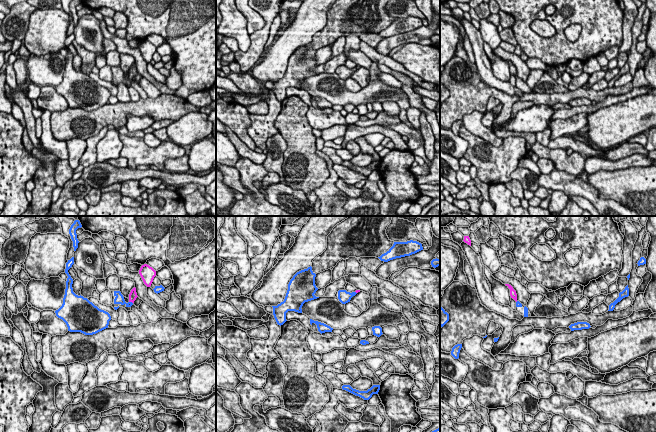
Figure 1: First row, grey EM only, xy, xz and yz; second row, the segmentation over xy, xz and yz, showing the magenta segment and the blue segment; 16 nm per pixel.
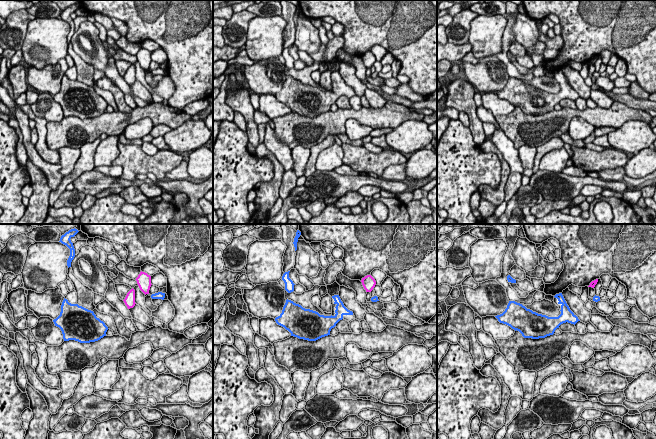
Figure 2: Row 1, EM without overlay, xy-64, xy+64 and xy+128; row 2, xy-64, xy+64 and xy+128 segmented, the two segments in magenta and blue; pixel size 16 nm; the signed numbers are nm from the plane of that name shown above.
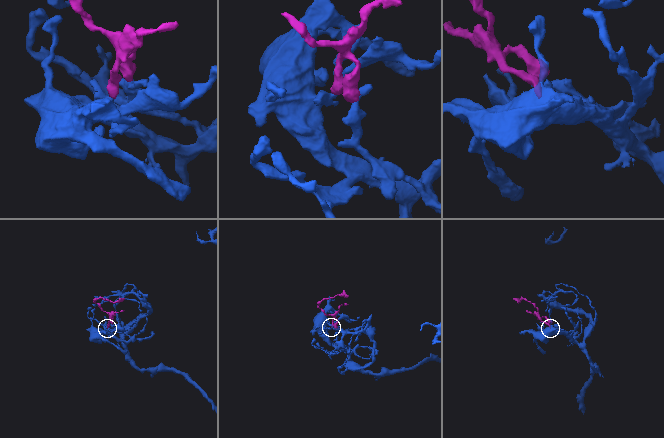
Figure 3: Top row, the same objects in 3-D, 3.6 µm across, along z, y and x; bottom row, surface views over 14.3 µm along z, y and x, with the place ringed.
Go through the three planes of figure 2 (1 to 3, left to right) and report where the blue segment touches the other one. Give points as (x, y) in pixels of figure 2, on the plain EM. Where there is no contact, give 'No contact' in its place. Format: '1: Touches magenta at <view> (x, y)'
1: No contact
2: No contact
3: No contact

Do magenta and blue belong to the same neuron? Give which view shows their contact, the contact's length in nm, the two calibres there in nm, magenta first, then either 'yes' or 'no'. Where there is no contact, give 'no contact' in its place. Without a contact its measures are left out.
xy | 70 nm | 130/160 nm | yes

